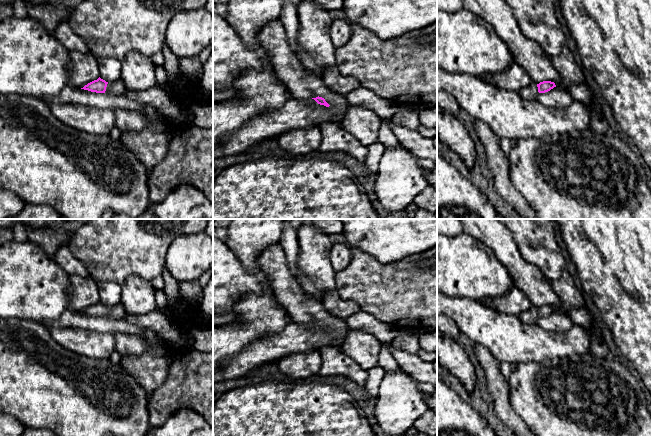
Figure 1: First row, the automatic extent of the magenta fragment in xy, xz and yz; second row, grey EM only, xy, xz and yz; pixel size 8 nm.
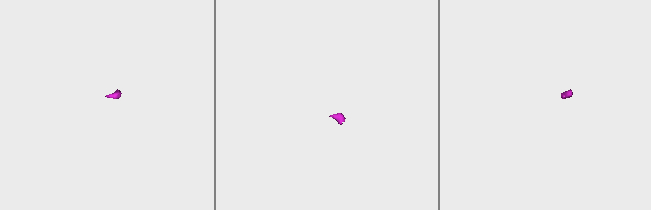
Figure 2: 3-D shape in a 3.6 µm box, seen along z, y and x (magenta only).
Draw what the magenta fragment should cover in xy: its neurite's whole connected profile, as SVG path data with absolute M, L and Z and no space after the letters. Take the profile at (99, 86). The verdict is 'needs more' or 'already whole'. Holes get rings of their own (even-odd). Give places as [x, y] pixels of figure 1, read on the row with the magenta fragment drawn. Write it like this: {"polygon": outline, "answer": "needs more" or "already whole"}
{"polygon": "M99 77L97 80L88 83L81 89L96 93L107 93L117 96L125 94L125 84L121 78L112 82L106 82Z", "answer": "needs more"}

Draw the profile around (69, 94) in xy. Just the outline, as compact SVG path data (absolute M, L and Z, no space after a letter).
M68 85L53 97L42 98L47 104L52 103L76 103L84 106L107 108L111 110L131 110L143 113L145 104L130 99L126 94L112 95L107 93L96 93L84 89L77 89Z

